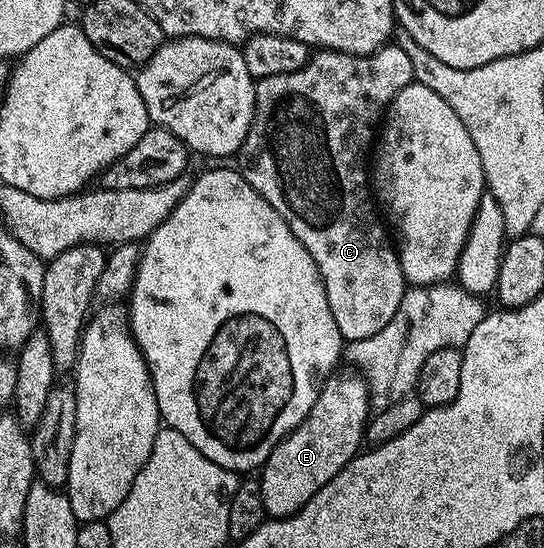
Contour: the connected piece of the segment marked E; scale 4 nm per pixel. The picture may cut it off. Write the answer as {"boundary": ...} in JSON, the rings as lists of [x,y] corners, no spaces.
{"boundary":[[[340,369],[329,375],[318,393],[318,401],[314,401],[314,409],[306,413],[304,420],[273,449],[264,463],[258,478],[265,516],[283,521],[286,516],[293,515],[298,509],[302,509],[302,505],[306,505],[306,501],[315,499],[316,494],[324,490],[324,486],[330,483],[335,475],[339,475],[340,470],[347,467],[351,459],[357,458],[361,450],[360,442],[363,444],[366,439],[366,428],[370,418],[370,392],[363,375],[352,369],[347,370]]]}

